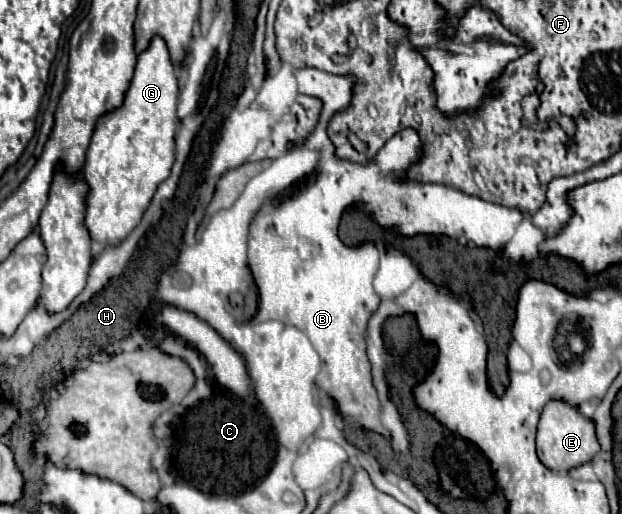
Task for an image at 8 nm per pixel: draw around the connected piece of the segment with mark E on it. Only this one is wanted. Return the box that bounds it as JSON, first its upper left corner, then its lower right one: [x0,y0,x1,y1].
[536,401,600,471]

